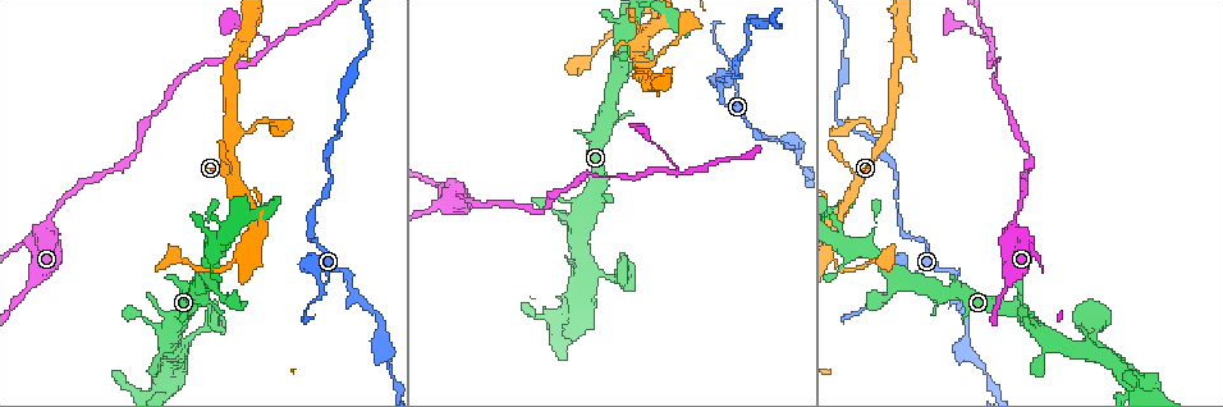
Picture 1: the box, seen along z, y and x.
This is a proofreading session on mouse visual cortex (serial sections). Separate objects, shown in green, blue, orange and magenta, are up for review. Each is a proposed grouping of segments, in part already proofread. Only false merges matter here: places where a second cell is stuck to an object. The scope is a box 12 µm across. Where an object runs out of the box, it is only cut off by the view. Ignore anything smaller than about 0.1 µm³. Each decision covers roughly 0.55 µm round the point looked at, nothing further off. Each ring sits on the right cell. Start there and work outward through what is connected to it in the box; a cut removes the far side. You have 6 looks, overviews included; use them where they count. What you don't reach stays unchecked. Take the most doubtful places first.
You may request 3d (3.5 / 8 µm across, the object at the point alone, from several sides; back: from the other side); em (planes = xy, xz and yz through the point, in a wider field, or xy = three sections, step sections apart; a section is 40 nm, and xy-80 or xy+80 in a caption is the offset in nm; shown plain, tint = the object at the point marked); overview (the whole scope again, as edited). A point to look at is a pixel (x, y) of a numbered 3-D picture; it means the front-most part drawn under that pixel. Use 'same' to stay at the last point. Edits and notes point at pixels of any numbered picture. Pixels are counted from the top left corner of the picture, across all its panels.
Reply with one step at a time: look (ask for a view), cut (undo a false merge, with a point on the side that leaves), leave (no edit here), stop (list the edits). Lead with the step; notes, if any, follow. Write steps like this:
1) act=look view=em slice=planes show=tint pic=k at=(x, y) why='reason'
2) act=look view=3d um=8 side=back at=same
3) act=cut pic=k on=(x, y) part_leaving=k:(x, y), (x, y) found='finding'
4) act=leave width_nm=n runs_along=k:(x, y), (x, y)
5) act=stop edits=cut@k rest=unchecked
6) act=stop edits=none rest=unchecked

act=look view=3d um=3.5 pic=1 at=(318, 273) why='abrupt turn'

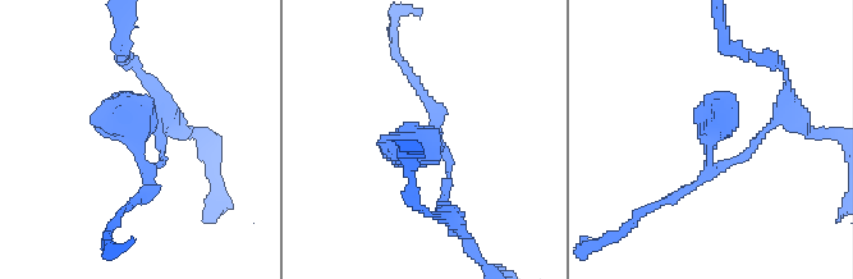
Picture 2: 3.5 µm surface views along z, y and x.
act=look view=em slice=xy step=5 show=tint pic=2 at=(137, 142) why='need the tissue'

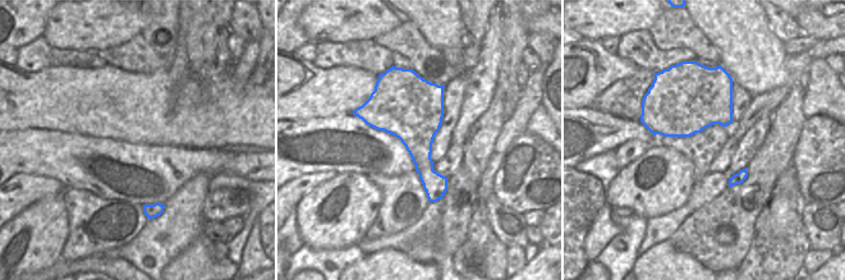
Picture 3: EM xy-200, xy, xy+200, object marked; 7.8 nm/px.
act=leave runs_along=2:(446, 183), (450, 156), (430, 137), (379, 143) found='one cell here'

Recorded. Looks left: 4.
act=look view=3d um=3.5 pic=1 at=(227, 264) why='sudden change in width'

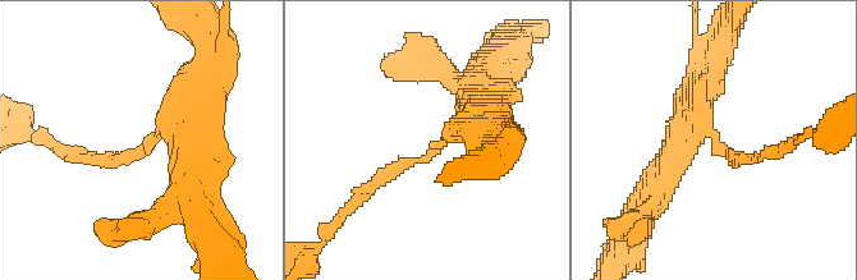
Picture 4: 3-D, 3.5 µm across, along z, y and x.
act=look view=em slice=xy step=1 show=tint pic=4 at=(425, 156) arm_widths_nm=150,350 why='need the tissue'

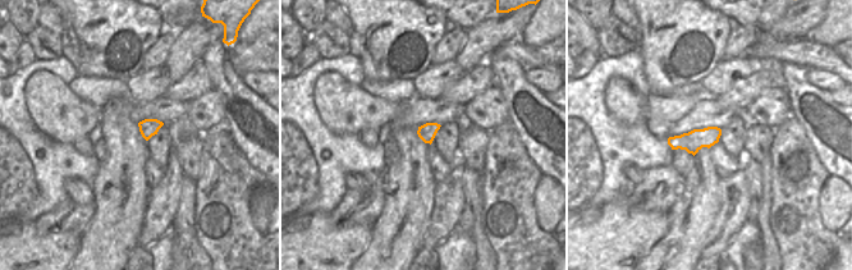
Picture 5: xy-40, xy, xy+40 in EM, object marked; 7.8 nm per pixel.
act=leave runs_along=4:(482, 132), (458, 129), (360, 198) found='one cell here'

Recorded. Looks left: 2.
act=look view=3d um=3.5 pic=1 at=(264, 52) why='abrupt turn'

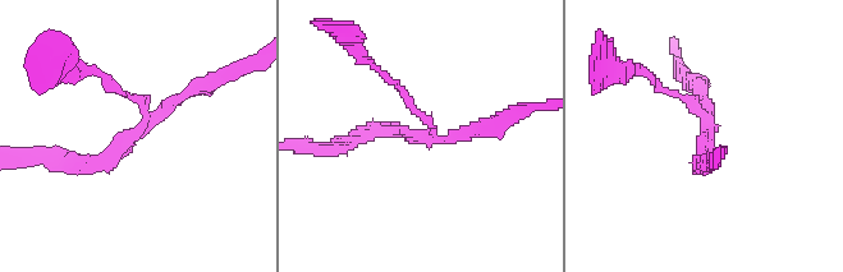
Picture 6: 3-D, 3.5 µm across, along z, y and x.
act=look view=em slice=xy step=1 show=tint pic=6 at=(138, 134) why='now the EM'

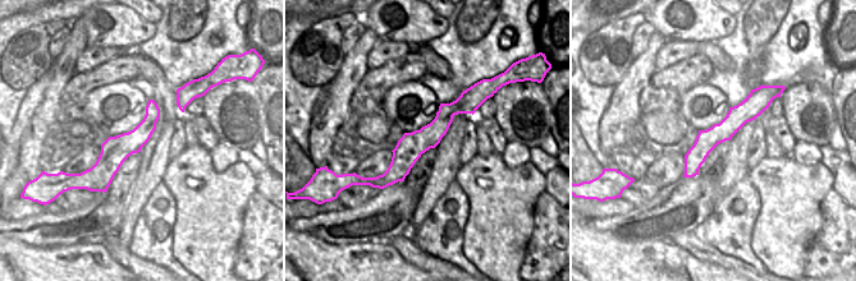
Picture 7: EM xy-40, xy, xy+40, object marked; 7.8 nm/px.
act=leave runs_along=6:(710, 162), (704, 119), (658, 83) found='one cell here'

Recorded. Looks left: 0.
act=stop edits=none rest=unchecked

